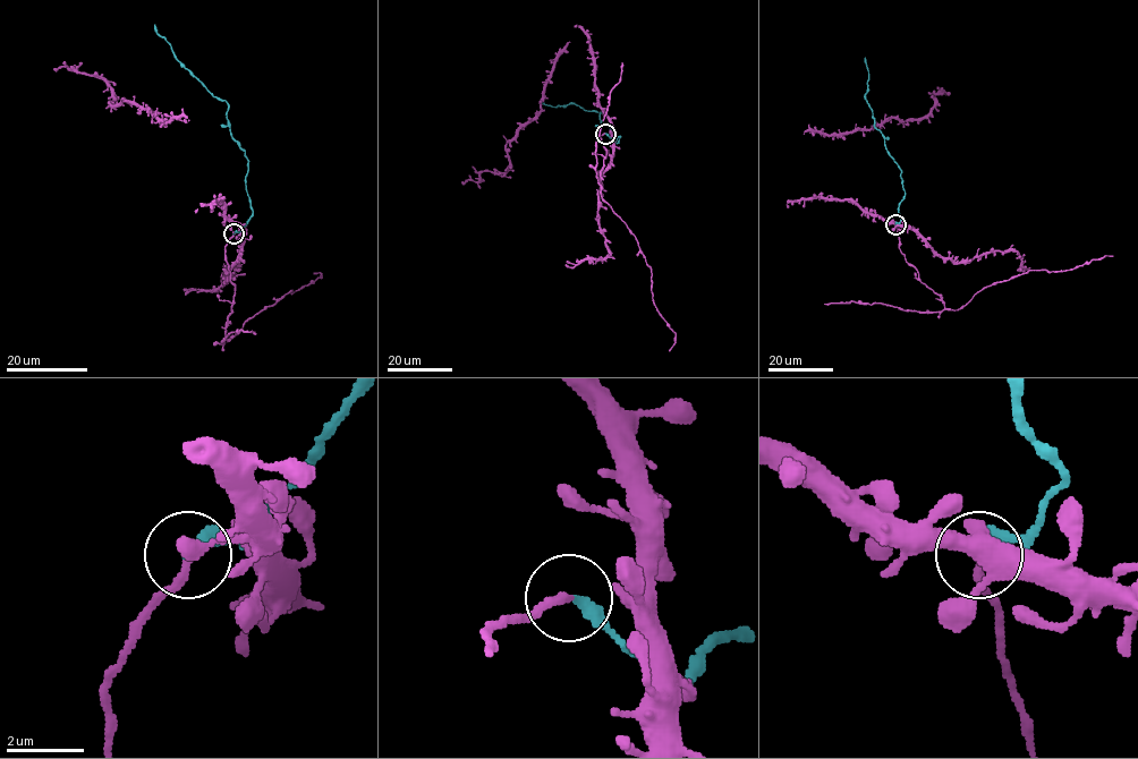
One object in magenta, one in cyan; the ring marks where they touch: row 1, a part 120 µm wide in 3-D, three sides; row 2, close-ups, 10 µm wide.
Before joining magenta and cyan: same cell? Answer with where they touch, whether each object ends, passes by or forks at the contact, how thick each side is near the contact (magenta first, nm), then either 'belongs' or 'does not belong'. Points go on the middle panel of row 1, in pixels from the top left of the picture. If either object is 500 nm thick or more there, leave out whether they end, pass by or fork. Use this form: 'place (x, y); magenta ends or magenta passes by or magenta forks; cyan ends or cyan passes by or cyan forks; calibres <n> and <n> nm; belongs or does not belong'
place (605, 134); magenta passes by; cyan ends; calibres 130 and 320 nm; belongs

